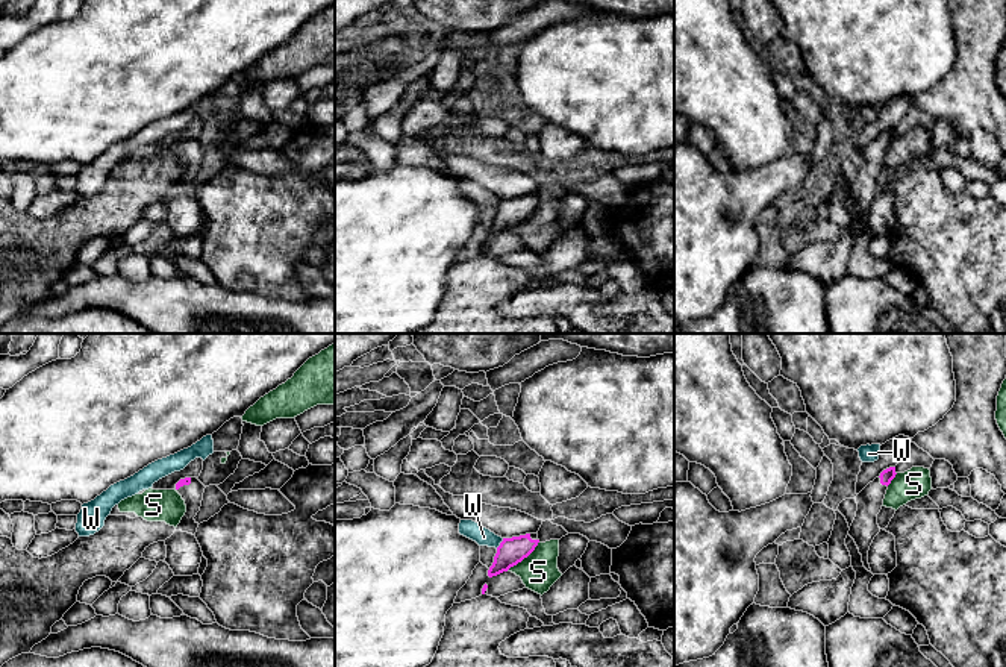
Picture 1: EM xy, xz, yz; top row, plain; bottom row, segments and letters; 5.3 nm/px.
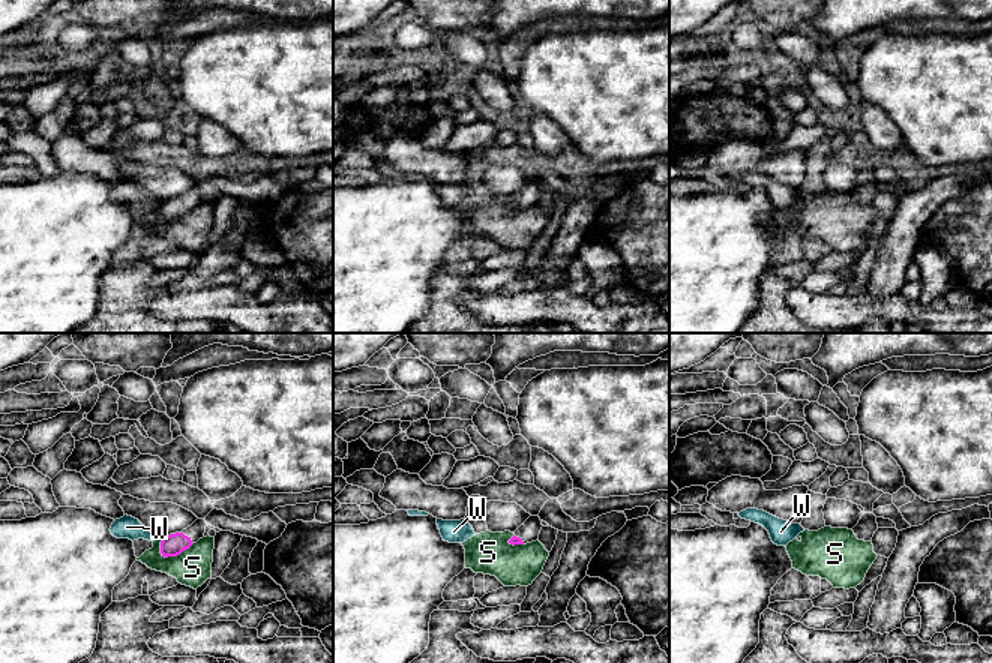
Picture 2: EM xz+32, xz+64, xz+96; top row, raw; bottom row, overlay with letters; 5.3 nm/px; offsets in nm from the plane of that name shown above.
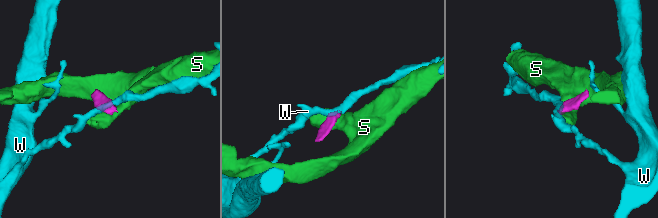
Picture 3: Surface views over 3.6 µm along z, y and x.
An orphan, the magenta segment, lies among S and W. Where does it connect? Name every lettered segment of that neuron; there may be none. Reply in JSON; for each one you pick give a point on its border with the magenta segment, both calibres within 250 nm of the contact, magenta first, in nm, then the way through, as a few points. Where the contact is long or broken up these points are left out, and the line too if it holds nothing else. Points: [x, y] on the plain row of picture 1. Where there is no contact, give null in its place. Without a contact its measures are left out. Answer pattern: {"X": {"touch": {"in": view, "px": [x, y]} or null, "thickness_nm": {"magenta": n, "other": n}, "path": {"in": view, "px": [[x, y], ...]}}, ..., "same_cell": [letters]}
{"same_cell": []}

